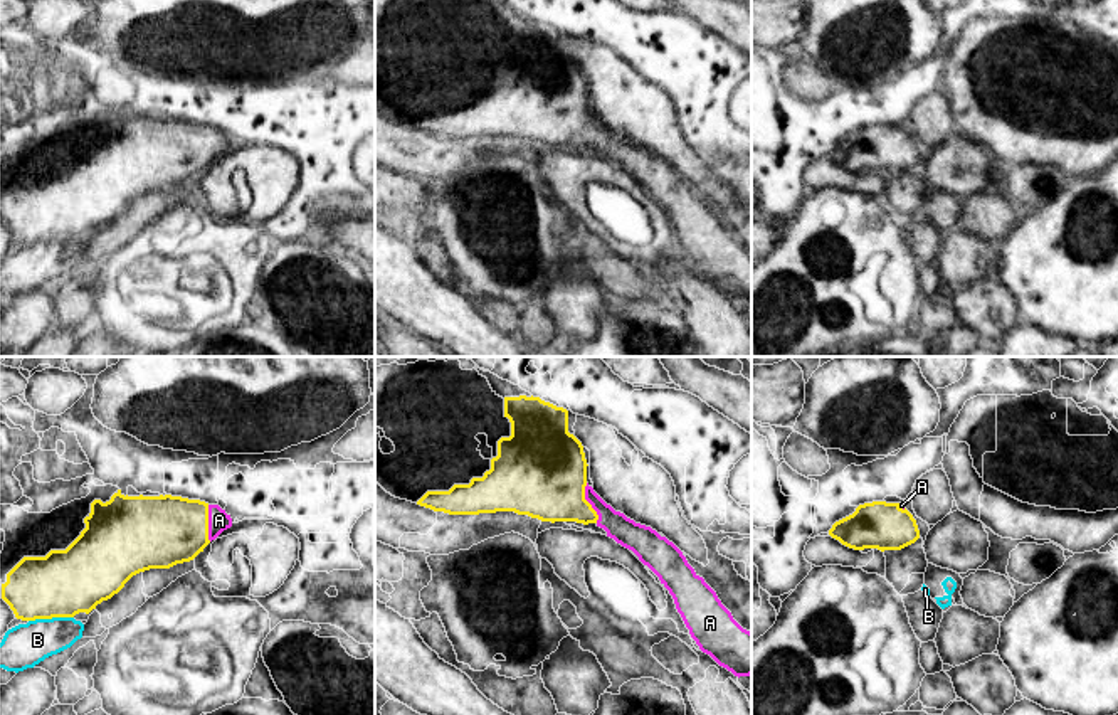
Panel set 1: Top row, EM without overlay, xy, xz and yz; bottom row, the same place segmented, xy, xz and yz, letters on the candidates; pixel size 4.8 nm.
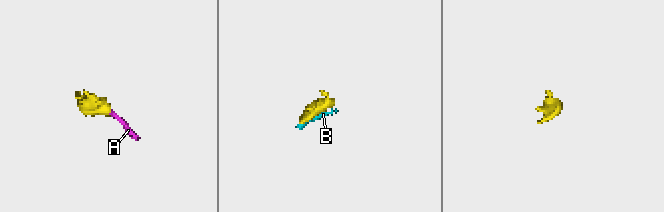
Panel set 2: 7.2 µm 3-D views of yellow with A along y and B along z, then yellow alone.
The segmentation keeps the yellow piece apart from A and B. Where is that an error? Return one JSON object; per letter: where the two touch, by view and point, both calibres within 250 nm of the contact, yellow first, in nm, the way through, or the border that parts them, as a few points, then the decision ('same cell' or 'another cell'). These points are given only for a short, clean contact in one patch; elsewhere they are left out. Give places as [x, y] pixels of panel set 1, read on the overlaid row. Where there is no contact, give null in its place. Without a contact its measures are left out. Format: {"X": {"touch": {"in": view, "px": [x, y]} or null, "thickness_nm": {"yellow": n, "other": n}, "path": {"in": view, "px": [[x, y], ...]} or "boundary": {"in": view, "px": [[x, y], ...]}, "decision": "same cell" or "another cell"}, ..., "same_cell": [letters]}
{"A": {"touch": {"in": "xz", "px": [589, 503]}, "thickness_nm": {"yellow": 400, "other": 130}, "decision": "same cell"}, "B": {"touch": {"in": "xy", "px": [51, 618]}, "thickness_nm": {"yellow": 320, "other": 200}, "decision": "another cell"}, "same_cell": ["A"]}

